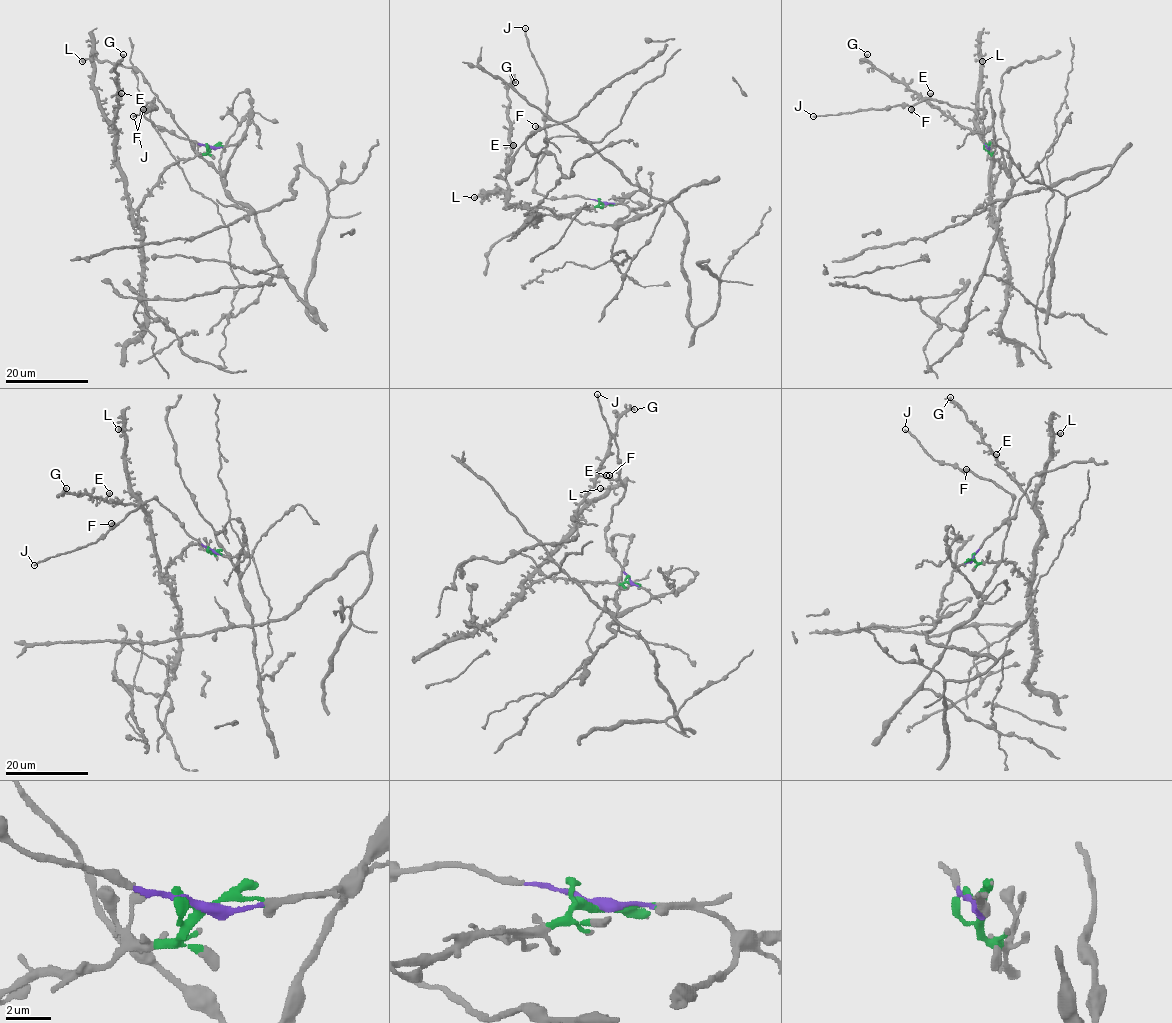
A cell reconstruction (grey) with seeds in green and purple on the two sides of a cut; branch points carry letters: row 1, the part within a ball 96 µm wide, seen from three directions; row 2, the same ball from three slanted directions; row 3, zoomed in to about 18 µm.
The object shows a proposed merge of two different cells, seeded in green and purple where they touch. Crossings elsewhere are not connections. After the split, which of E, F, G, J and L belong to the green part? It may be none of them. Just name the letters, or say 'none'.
E, G, L

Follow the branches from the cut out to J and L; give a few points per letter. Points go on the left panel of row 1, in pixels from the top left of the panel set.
J: (210, 147), (160, 130), (142, 111), (154, 99), (152, 106), (155, 109), (133, 116)
L: (210, 147), (207, 153), (173, 162), (137, 214), (116, 136), (93, 84), (93, 63), (81, 61)

